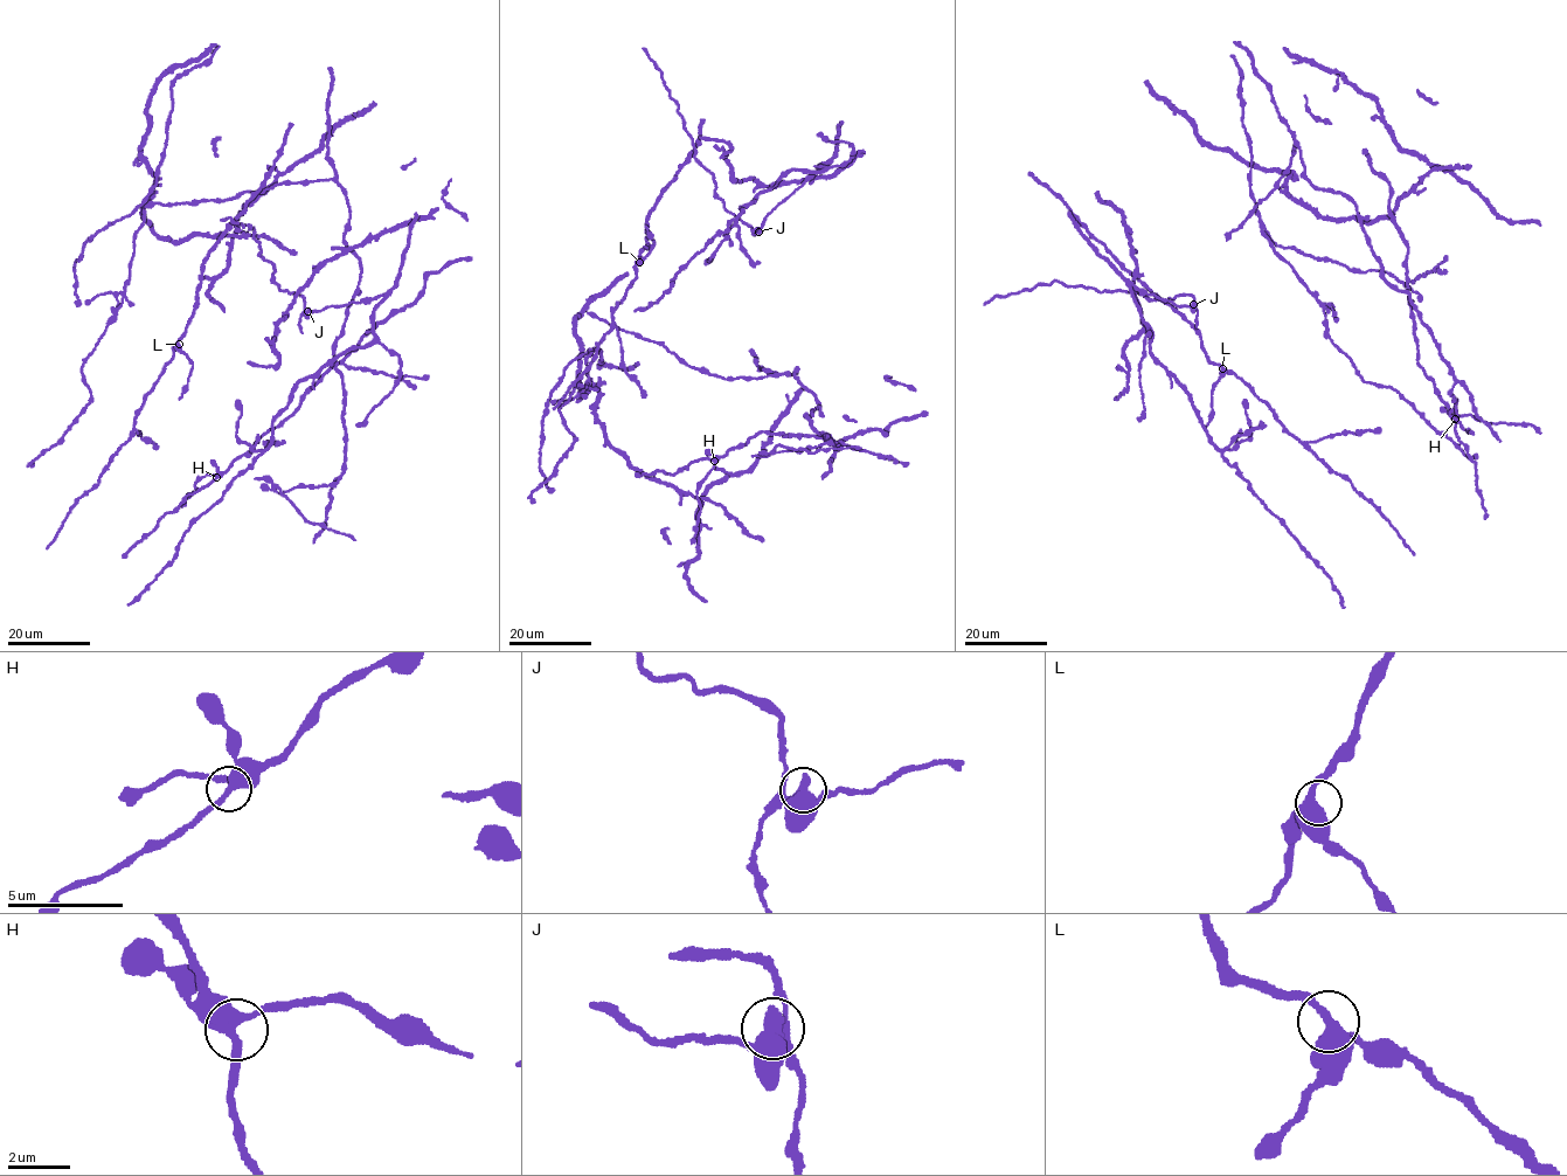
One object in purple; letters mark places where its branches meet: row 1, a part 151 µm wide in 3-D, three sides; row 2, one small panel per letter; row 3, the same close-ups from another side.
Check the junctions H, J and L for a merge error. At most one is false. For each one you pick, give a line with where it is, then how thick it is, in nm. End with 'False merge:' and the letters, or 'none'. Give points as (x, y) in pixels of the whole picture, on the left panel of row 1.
J: (307, 311) | 380 nm
False merge: J

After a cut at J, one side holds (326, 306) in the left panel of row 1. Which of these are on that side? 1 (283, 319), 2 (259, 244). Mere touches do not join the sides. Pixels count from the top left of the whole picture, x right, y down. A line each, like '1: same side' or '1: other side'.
1: same side
2: other side

